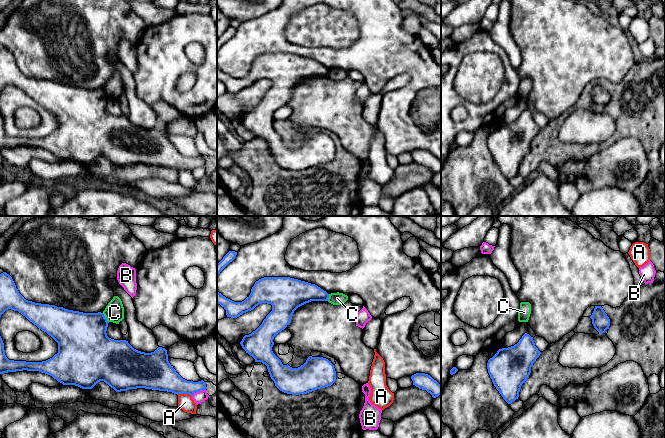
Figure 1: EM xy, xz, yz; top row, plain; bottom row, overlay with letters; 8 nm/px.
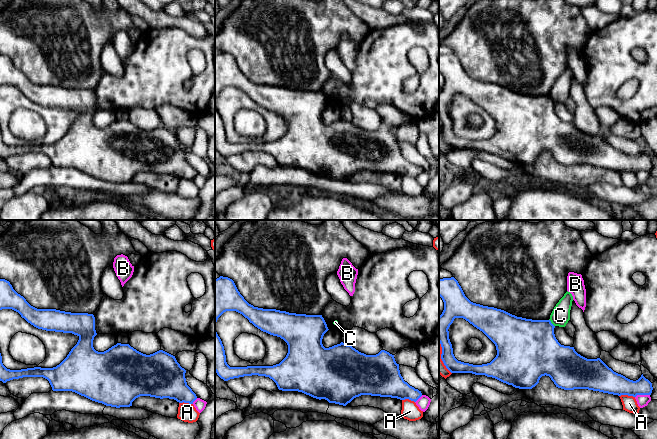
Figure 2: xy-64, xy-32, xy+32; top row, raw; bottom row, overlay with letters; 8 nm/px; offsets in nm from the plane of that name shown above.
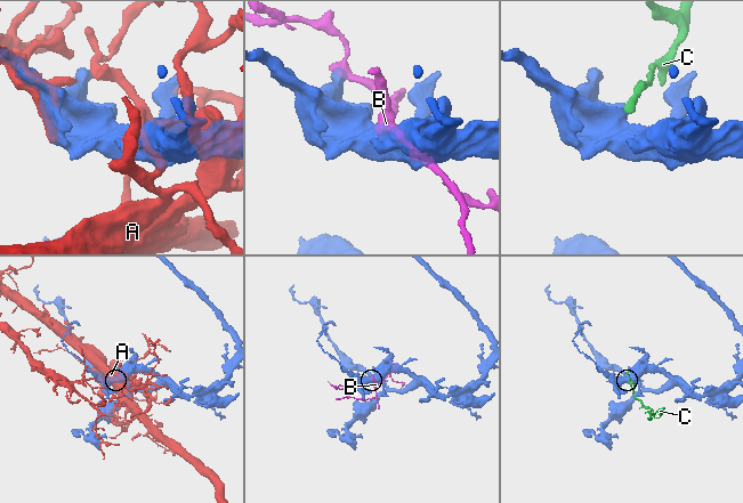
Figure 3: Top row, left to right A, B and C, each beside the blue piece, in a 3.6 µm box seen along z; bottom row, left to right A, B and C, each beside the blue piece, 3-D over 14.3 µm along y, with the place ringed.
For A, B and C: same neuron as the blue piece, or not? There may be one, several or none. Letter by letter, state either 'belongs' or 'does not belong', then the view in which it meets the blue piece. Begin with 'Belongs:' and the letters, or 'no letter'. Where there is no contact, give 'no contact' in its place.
Belongs: no letter
A: does not belong | xy
B: does not belong | xy
C: does not belong | xy

